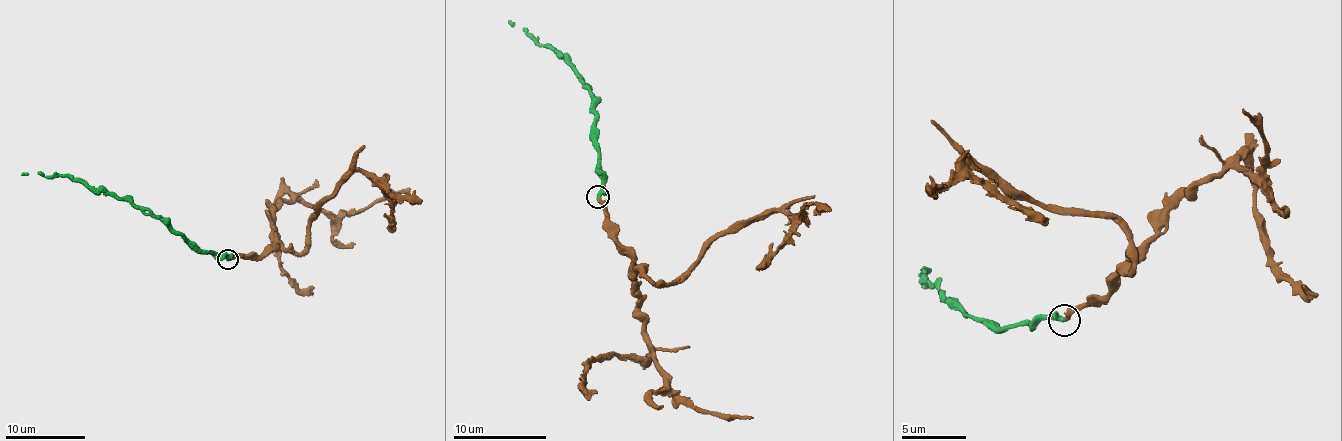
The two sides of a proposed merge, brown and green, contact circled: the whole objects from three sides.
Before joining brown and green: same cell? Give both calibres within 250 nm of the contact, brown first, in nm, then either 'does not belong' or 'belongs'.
280 nm thick on the brown side, 400 nm on the other; belongs

